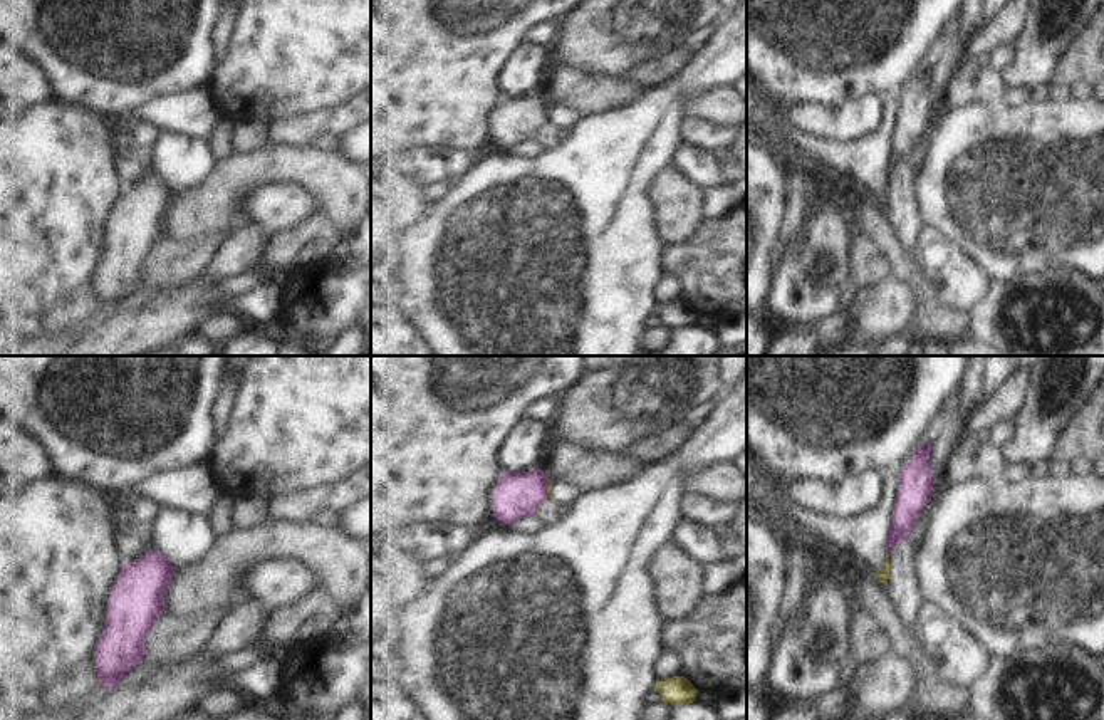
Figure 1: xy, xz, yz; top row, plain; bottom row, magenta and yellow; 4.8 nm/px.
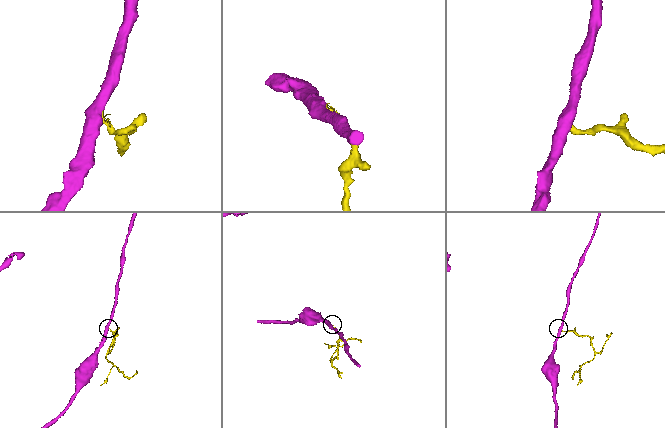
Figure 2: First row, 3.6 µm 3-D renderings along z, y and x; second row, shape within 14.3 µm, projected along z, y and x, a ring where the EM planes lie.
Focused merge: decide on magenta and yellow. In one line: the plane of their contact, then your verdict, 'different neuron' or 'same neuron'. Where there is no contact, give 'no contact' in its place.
contact in yz; different neuron

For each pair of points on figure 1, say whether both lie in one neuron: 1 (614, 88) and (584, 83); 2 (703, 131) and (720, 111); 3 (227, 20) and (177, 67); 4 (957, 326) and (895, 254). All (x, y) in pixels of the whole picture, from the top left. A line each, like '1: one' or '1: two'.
1: one
2: two
3: two
4: one

